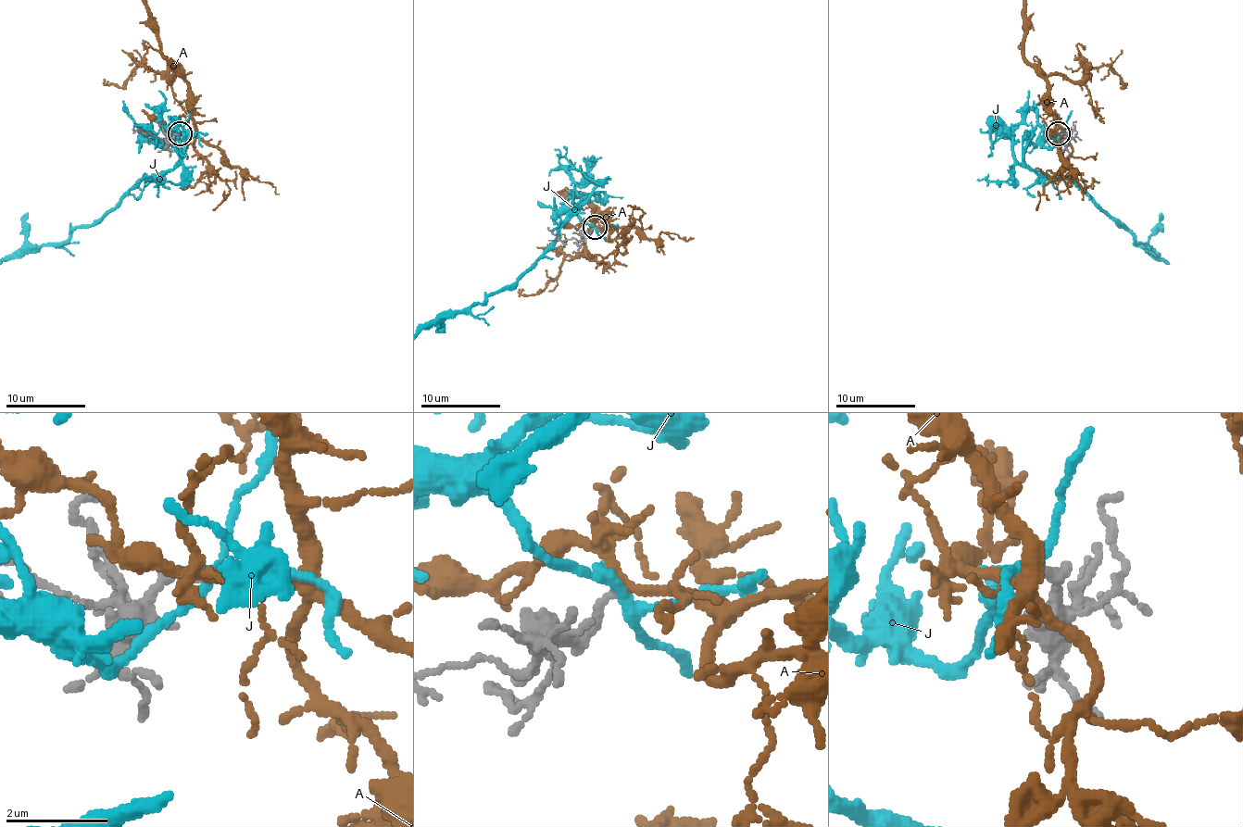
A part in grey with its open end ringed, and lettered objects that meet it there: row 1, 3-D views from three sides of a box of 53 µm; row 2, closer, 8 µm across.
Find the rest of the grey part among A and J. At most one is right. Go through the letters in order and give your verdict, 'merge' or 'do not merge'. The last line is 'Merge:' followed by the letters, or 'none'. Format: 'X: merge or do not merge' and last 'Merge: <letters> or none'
A: merge
J: do not merge
Merge: A

